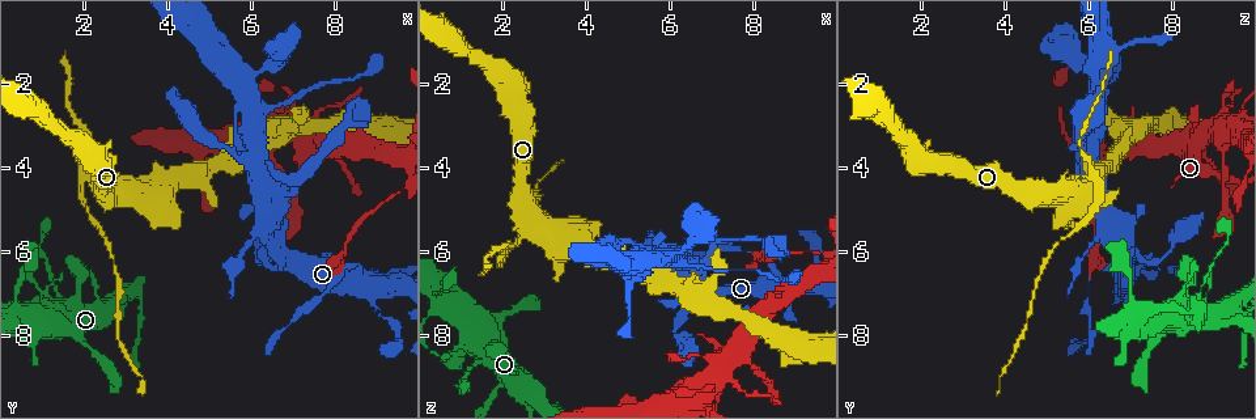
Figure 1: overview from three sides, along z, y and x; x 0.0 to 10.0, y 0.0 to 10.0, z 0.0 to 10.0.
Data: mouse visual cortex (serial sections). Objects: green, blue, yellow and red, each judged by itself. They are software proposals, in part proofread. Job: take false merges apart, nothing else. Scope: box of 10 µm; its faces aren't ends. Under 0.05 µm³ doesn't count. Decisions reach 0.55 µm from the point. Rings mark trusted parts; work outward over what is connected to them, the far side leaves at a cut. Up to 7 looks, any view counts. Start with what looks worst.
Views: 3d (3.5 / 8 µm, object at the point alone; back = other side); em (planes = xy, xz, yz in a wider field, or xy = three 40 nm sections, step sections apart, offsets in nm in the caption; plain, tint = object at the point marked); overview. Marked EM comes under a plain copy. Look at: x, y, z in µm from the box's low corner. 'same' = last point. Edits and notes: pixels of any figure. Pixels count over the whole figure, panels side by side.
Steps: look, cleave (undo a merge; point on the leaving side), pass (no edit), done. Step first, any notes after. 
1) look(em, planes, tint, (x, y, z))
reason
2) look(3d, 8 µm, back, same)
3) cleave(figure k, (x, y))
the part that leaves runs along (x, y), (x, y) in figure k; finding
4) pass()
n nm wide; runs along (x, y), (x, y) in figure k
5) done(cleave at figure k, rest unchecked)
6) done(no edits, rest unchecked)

look(3d, 3.5 µm, (6.55, 2.55, 6.40))
sudden change in width

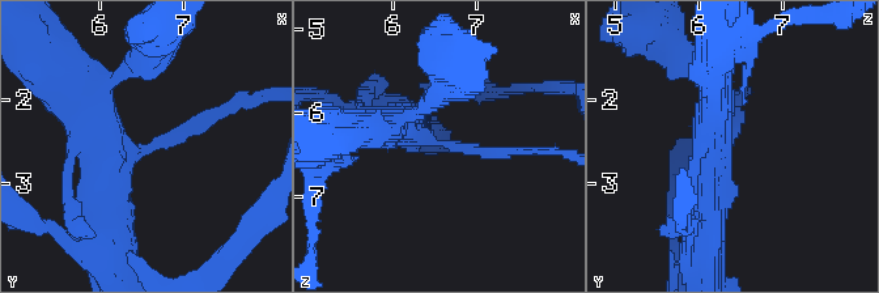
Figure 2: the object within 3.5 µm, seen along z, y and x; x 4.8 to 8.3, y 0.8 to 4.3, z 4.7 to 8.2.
look(em, xy, step 5, tint, (6.60, 2.60, 6.35))
3 arms; arms of 150, 450, 500 nm

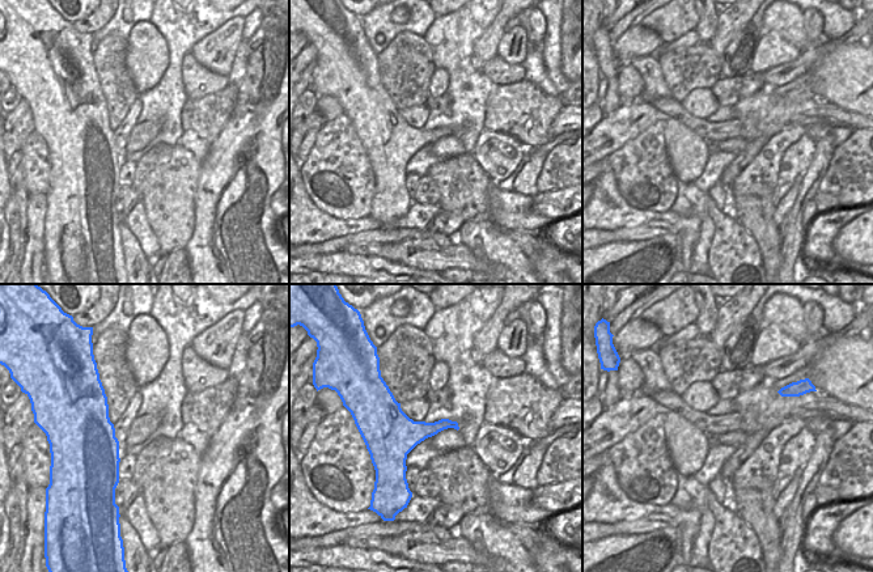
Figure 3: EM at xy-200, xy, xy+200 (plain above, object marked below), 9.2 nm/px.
pass()
runs along (106, 204), (110, 156), (223, 111) in figure 2; continuous, no second cell

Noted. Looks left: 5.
look(3d, 8 µm, back, (2.10, 4.20, 6.05))
sharp bend

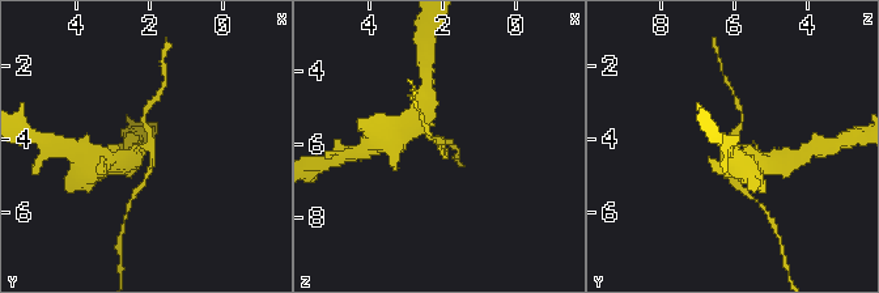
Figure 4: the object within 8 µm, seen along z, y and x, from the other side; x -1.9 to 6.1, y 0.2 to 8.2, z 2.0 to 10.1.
look(3d, 3.5 µm, same)
zoom in

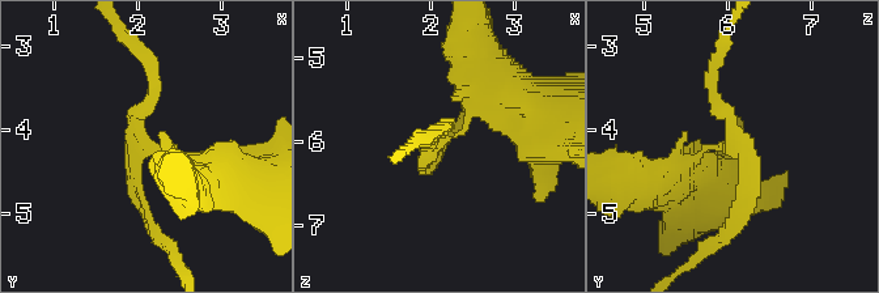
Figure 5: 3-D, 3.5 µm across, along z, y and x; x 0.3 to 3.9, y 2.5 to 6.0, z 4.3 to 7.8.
look(em, xy, step 5, tint, (2.10, 4.15, 6.05))
shape alone is not enough

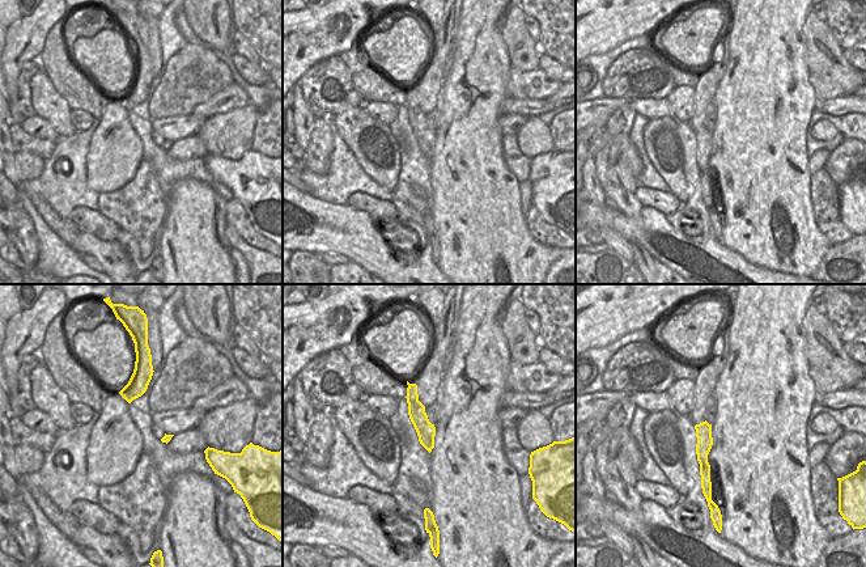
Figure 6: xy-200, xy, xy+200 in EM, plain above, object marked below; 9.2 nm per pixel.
pass()
runs along (491, 73), (462, 130), (442, 147) in figure 5; all the same cell

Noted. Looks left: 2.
look(3d, 3.5 µm, (6.60, 3.85, 9.20))
abrupt turn

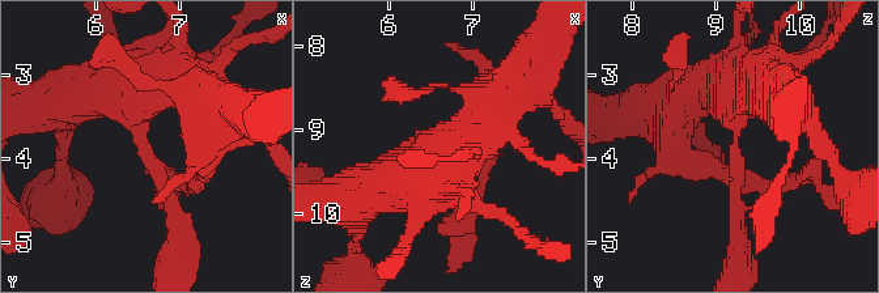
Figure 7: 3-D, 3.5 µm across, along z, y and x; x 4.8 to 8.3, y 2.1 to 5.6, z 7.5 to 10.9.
look(em, planes, tint, (6.55, 3.90, 9.25))

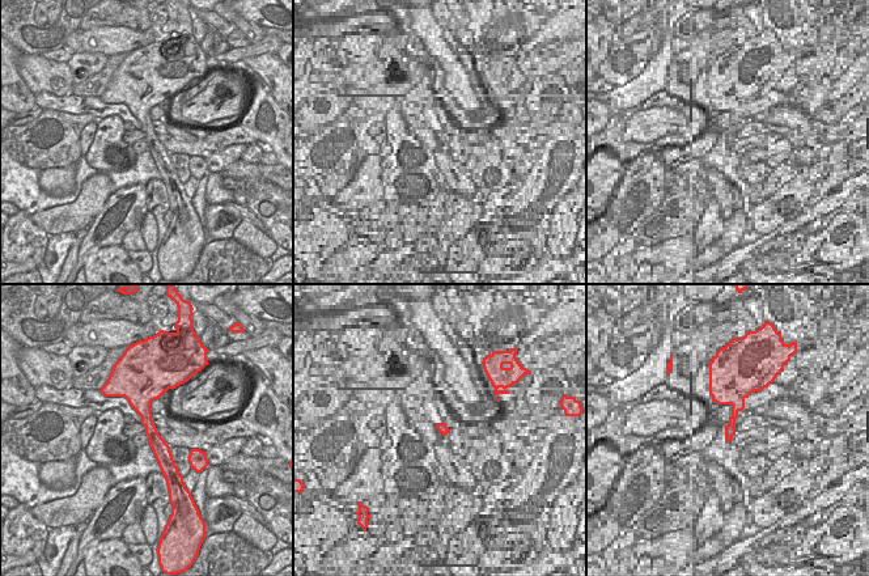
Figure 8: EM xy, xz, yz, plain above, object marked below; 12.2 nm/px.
pass()
arms of 200, 600 nm; runs along (158, 79), (134, 127), (178, 224) in figure 7; one cell here

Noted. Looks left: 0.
done(no edits, rest unchecked)

